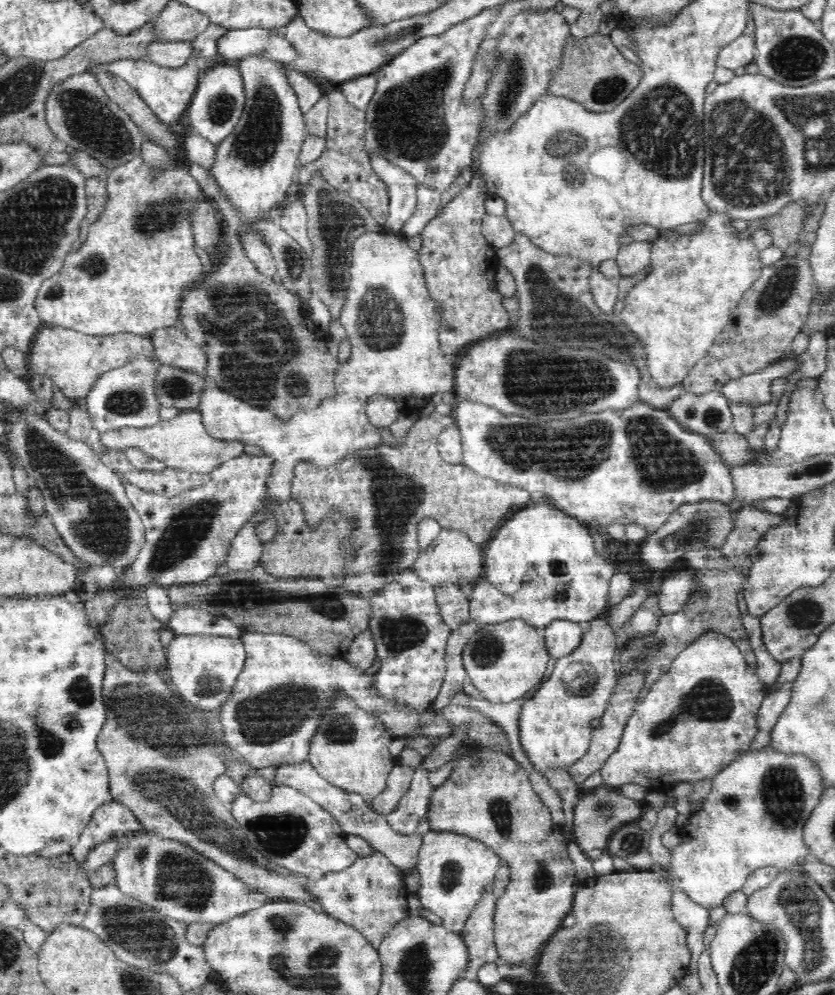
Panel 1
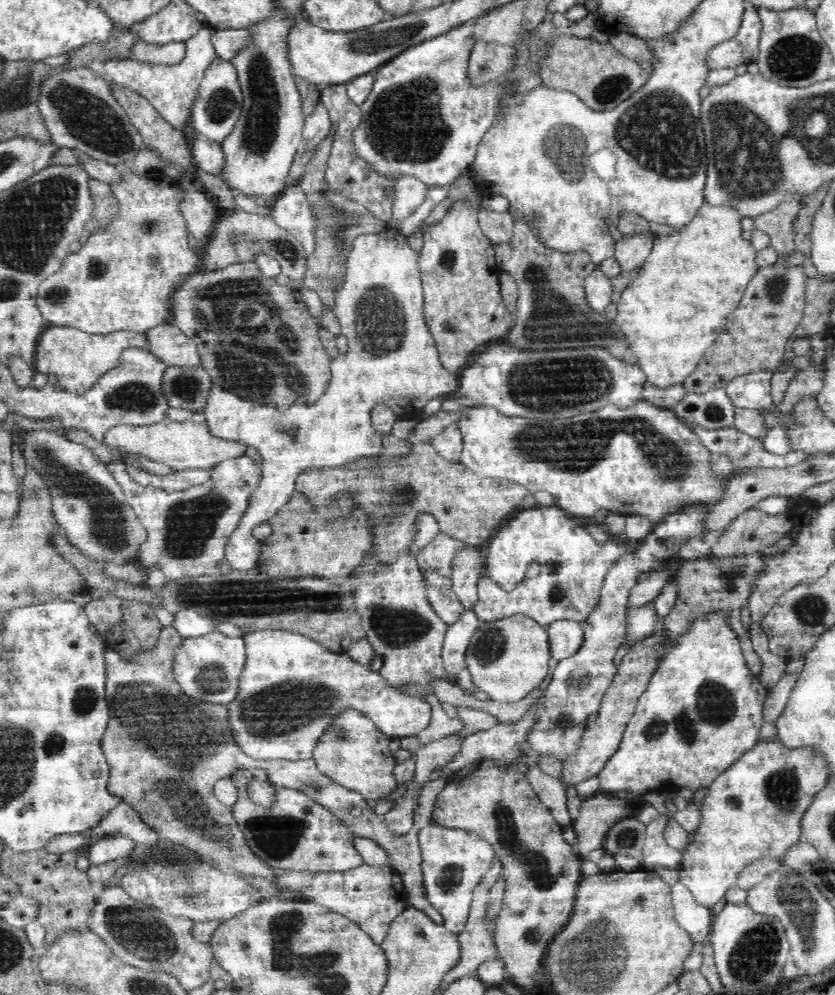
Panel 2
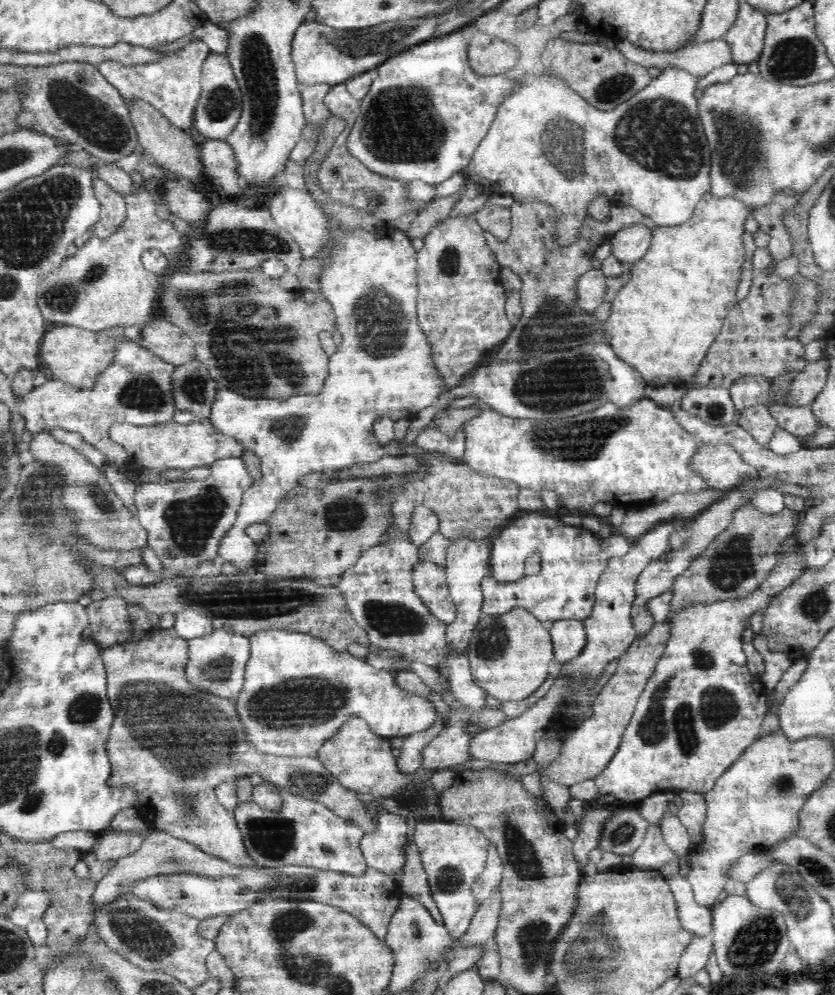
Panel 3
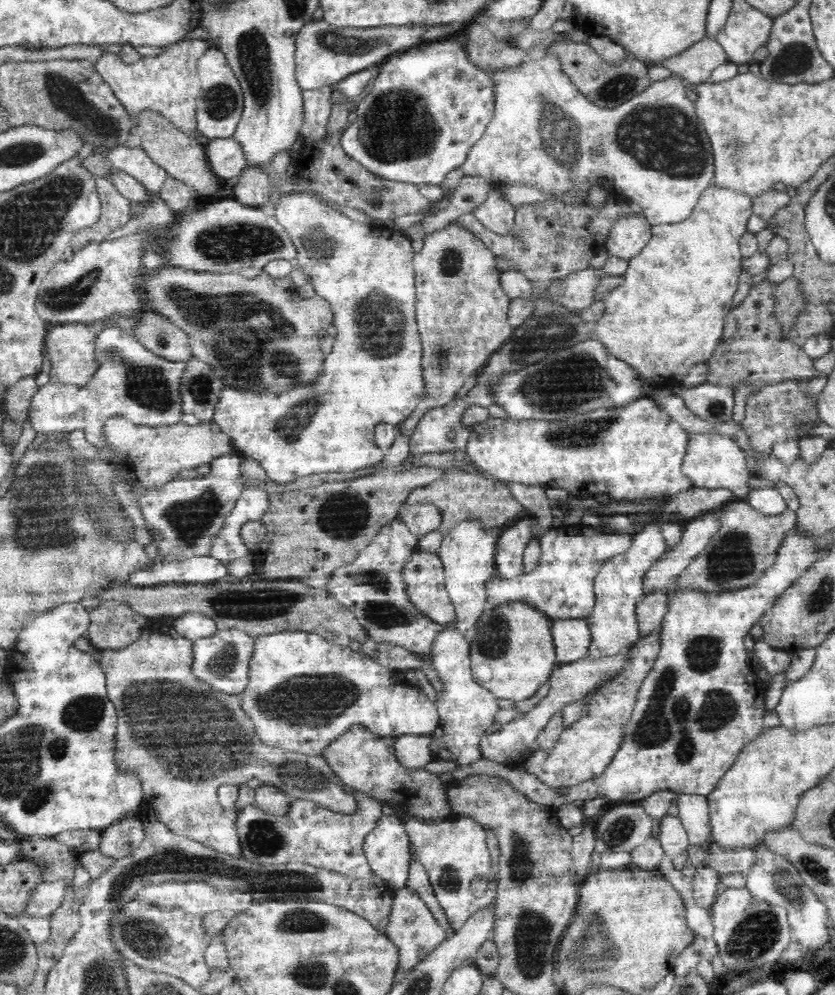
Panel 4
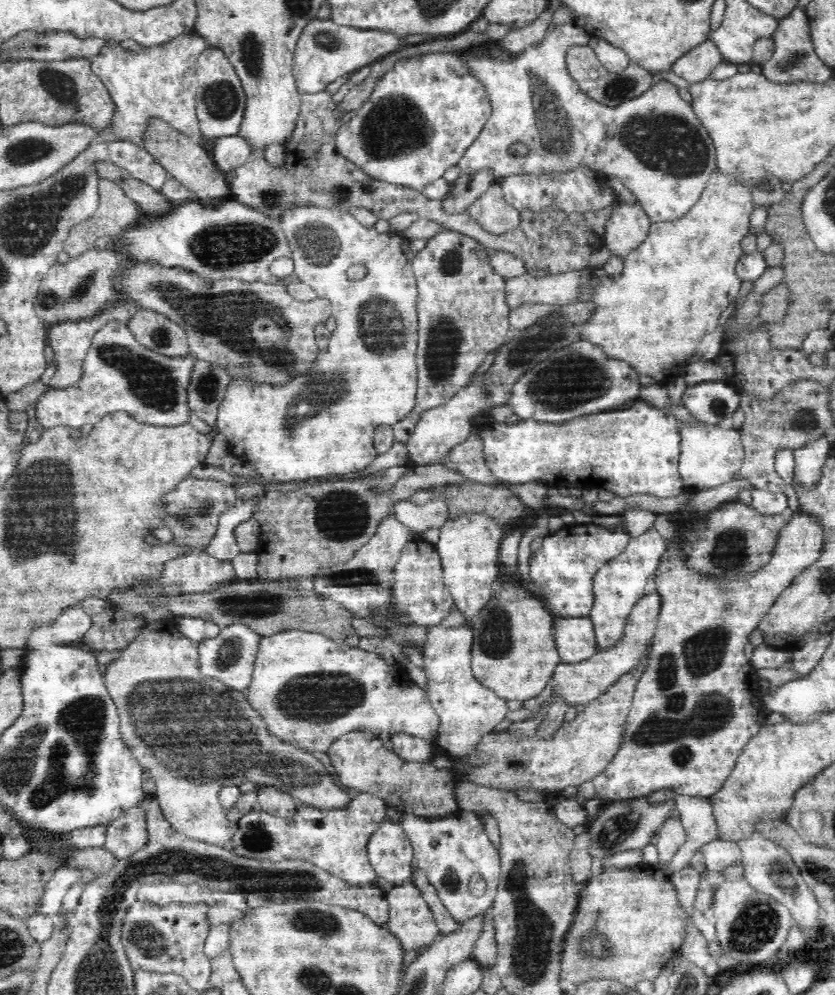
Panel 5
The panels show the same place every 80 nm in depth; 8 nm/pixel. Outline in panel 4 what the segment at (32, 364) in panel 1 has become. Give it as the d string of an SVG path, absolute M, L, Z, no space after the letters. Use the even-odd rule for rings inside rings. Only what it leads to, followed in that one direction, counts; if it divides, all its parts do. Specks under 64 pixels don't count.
M114 316L110 320L104 322L96 322L96 324L53 324L49 326L45 338L45 350L51 362L50 381L52 383L62 383L74 385L75 387L86 386L92 381L94 374L98 370L98 363L94 359L94 350L96 350L96 342L98 334L110 326L117 326L122 330L133 331L138 326L138 316Z

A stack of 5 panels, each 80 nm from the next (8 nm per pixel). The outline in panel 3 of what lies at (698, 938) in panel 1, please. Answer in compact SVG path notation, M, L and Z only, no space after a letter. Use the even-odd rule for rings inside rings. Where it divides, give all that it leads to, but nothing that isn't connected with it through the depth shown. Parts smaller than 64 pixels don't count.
M674 874L666 880L676 898L677 913L682 928L689 930L695 936L710 935L713 929L712 908L698 904L693 893L693 886L684 875Z

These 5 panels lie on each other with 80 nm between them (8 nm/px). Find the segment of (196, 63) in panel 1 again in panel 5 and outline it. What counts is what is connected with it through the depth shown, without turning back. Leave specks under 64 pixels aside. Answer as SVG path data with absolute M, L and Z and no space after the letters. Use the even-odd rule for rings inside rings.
M198 33L182 34L176 36L174 40L166 44L156 44L154 46L142 46L143 51L131 51L122 49L120 42L122 40L106 40L104 48L94 56L91 61L91 68L94 74L106 85L110 91L111 100L116 108L116 115L113 119L111 128L104 132L104 135L110 133L111 139L120 139L122 141L136 141L143 145L146 128L150 124L150 119L162 119L171 128L178 130L181 134L193 139L201 135L199 129L199 120L197 118L197 95L198 95L198 77L196 74L196 62L201 52L204 52L209 44L205 38Z

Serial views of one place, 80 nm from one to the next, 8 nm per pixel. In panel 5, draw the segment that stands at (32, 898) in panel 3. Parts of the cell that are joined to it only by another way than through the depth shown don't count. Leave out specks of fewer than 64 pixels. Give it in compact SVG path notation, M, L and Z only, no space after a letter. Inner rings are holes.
M62 866L43 888L41 907L38 907L37 913L56 916L62 909L64 897L70 894L71 886L78 881L86 884L95 877L96 874L91 870Z

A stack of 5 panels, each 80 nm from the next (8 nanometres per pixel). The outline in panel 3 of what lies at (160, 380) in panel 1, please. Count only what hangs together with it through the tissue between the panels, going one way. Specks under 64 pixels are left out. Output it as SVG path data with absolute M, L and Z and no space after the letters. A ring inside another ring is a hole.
M199 360L175 366L172 372L172 396L176 408L190 411L196 420L209 418L218 392L218 384Z

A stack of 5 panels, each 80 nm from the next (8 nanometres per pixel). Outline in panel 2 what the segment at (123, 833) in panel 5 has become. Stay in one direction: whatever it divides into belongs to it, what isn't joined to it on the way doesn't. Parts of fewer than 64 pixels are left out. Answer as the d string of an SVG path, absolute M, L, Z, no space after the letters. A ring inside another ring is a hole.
M106 836L88 847L89 864L104 864L130 856L138 844L125 836Z

